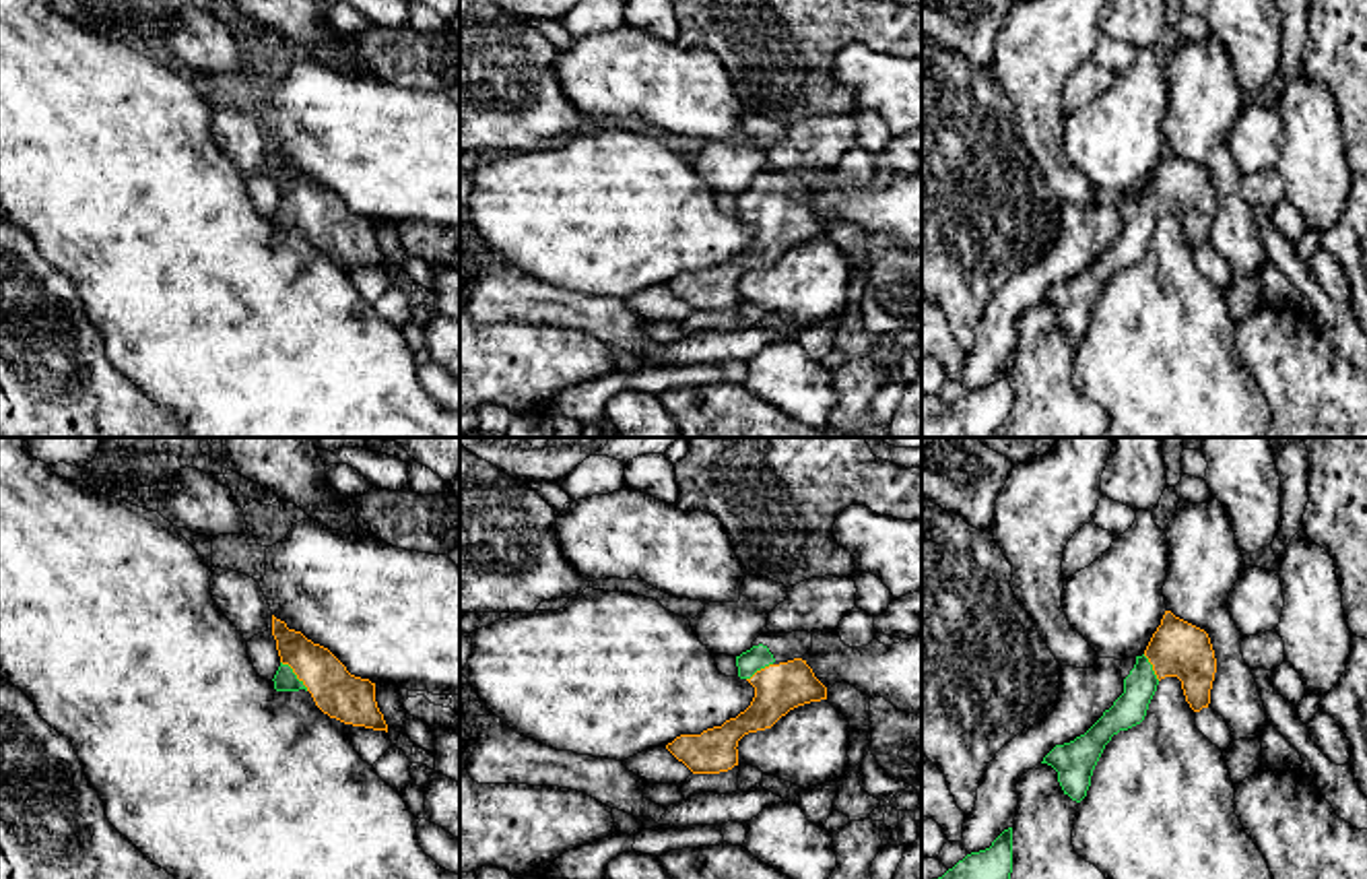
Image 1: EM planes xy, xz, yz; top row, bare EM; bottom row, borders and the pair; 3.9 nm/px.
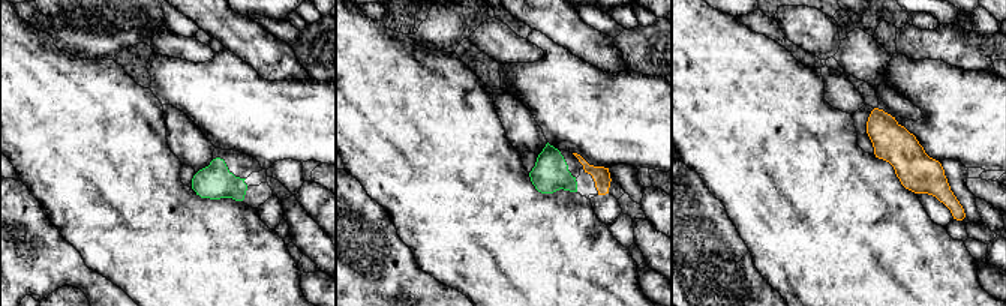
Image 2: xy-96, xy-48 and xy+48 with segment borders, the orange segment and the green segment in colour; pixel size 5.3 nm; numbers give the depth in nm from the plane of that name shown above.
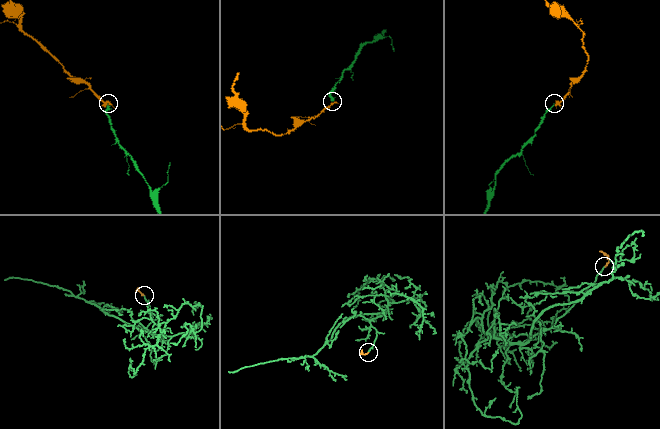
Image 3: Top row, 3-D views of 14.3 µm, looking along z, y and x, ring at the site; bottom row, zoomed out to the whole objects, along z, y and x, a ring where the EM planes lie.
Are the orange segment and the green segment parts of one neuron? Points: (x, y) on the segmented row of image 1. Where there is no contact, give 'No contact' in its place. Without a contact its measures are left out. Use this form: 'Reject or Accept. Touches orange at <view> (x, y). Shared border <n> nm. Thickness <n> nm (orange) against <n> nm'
Accept. Touches orange at xy (295, 673). Shared border 160 nm. Thickness 190 nm (orange) against 90 nm

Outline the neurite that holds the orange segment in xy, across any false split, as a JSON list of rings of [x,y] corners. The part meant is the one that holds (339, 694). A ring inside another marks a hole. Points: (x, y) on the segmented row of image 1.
[[[274,615],[272,636],[280,656],[280,666],[272,679],[276,691],[305,689],[330,718],[388,732],[375,702],[375,683],[351,675],[328,648],[313,644],[301,631],[289,629]]]

